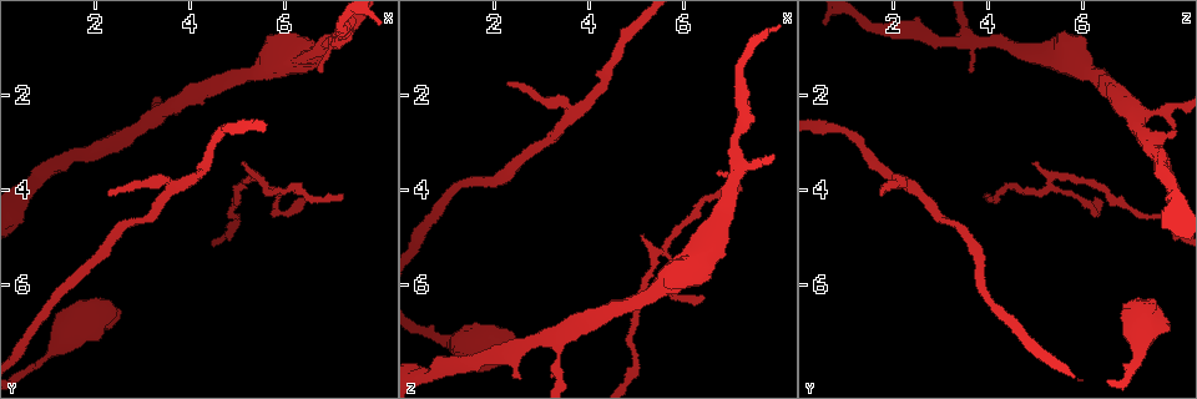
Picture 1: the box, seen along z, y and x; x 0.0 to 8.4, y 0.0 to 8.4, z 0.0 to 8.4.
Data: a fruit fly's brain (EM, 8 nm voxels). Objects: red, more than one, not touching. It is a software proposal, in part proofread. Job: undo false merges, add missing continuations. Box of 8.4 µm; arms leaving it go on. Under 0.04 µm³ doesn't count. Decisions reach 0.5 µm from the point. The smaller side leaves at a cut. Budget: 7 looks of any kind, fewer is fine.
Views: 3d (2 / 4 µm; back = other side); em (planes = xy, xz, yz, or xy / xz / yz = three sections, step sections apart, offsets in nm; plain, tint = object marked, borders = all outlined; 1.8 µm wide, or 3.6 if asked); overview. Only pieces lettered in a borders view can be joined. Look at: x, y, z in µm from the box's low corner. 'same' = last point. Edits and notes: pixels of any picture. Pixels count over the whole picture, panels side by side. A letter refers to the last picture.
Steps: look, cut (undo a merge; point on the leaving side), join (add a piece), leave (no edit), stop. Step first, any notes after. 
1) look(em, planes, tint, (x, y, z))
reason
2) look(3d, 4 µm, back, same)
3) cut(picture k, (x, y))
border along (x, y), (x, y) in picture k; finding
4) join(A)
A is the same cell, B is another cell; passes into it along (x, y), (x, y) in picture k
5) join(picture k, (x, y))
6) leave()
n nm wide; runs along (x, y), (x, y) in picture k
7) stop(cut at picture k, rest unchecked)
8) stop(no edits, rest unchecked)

look(em, xy, step 16, borders, (5.10, 3.45, 5.00))
free end

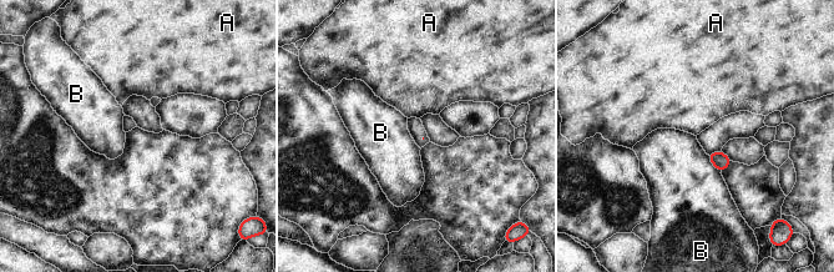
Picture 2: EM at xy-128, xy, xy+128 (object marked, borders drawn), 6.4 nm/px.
leave()
A and B are other cells; border along (707, 155), (709, 161), (721, 171) in picture 2; none of them fits

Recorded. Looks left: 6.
look(3d, 2 µm, (2.25, 4.10, 1.70))
an open end

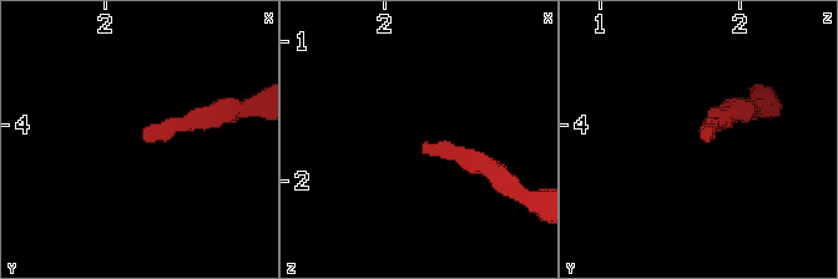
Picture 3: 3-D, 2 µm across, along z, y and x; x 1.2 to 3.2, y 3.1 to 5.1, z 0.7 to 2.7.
look(em, xz, step 16, borders, (2.28, 4.10, 1.76))
shape alone is not enough

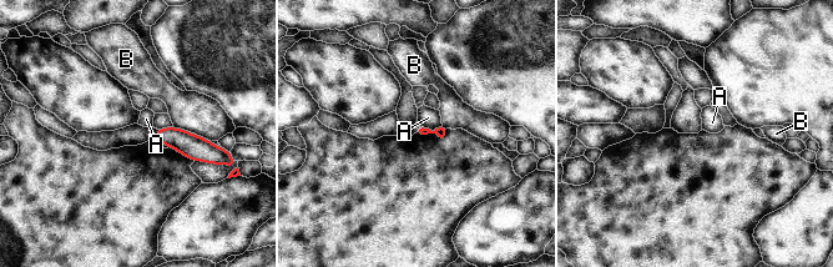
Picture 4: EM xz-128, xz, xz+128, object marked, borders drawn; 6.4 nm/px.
look(em, yz, step 4, borders, same)

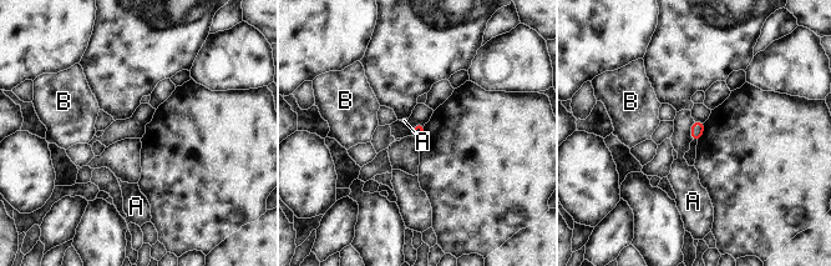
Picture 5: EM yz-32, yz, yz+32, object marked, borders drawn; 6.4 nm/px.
leave()
A and B are other cells; border along (694, 121), (690, 129), (692, 139) in picture 5; no lettered piece goes on from it

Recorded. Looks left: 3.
look(em, xz, step 16, tint, (7.10, 0.90, 3.65))
two arms in line, one across

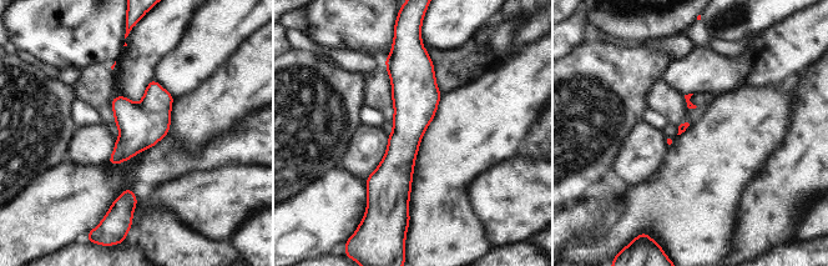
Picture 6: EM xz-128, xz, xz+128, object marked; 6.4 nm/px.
look(em, planes, borders, same)
another direction

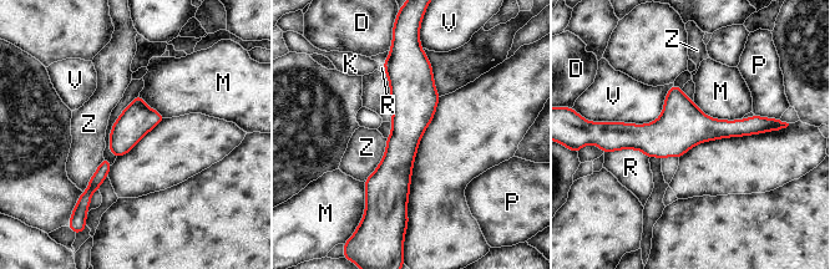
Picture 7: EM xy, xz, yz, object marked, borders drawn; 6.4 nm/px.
leave()
220 nm wide; D, K, M, P, R, V and Z are other cells; border along (386, 138), (385, 155), (364, 179) in picture 7; continuous, no second cell

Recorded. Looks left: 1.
stop(no edits, rest unchecked)

